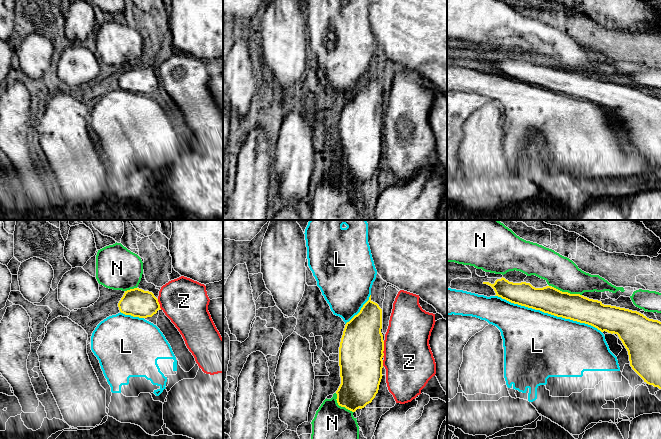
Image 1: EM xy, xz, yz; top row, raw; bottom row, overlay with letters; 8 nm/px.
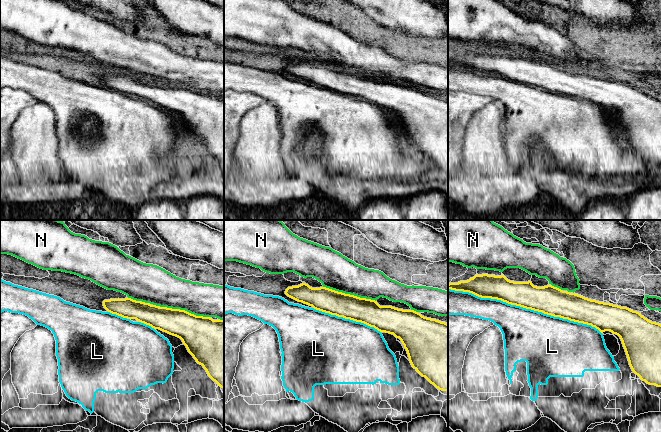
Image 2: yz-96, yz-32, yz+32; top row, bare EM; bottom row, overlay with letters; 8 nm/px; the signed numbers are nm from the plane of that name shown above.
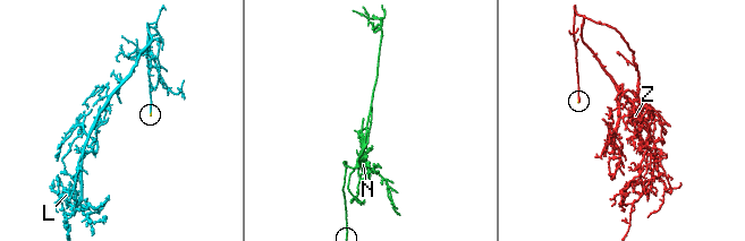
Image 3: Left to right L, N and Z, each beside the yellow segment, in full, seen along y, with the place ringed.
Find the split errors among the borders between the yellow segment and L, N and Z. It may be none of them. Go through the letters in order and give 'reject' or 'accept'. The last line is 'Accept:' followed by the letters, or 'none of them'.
L: reject
N: reject
Z: reject
Accept: none of them

